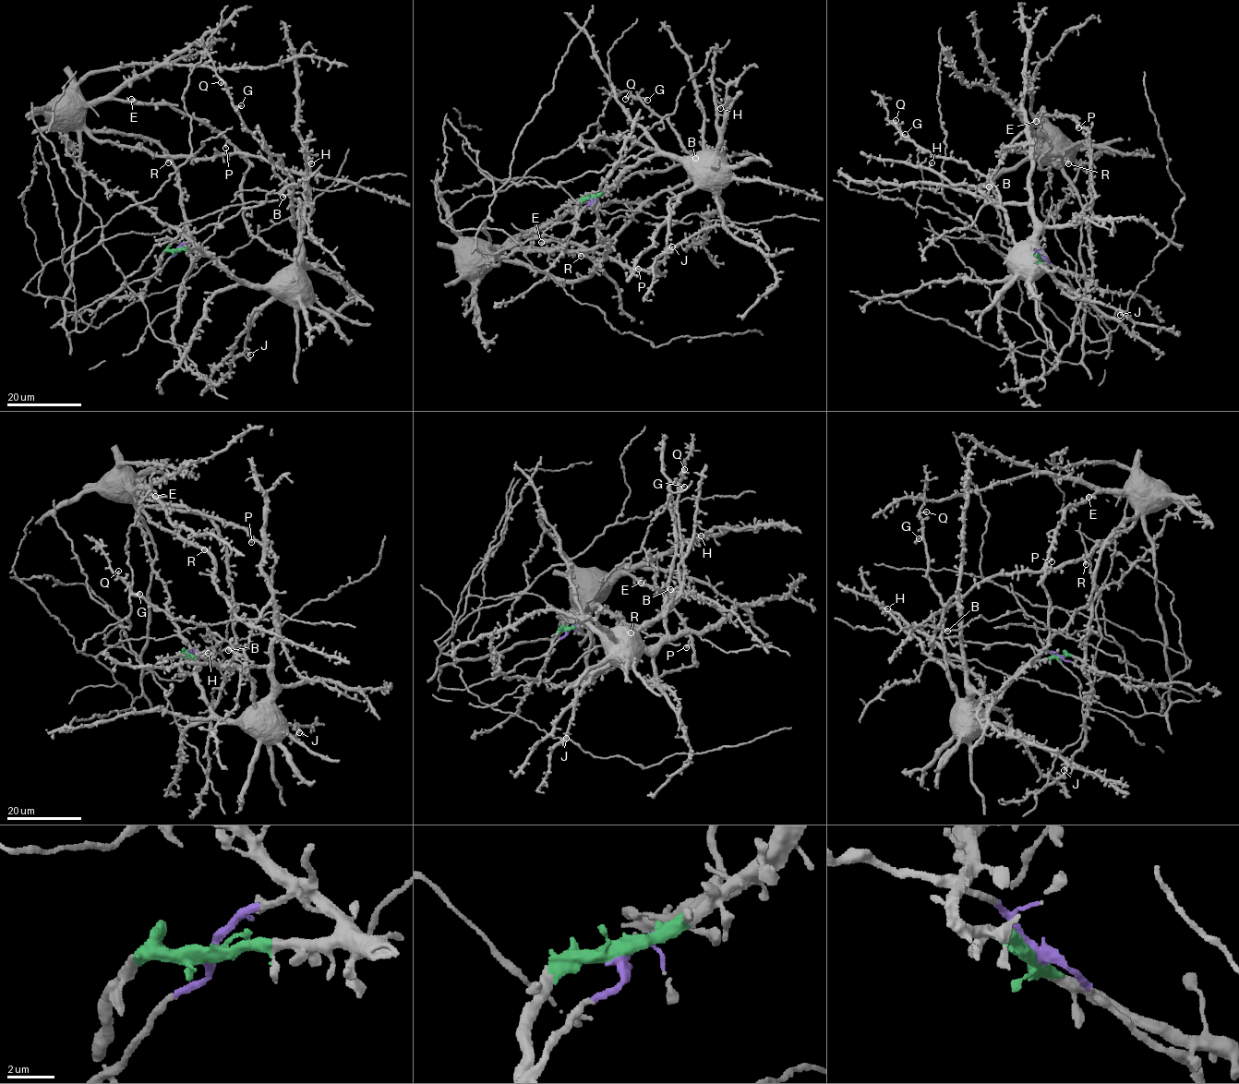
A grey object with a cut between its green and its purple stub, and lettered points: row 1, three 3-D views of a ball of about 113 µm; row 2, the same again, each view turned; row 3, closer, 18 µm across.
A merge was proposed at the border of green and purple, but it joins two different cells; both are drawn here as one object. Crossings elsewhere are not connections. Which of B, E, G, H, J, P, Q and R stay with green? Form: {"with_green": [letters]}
{"with_green": ["B", "G", "H", "J", "Q"]}

